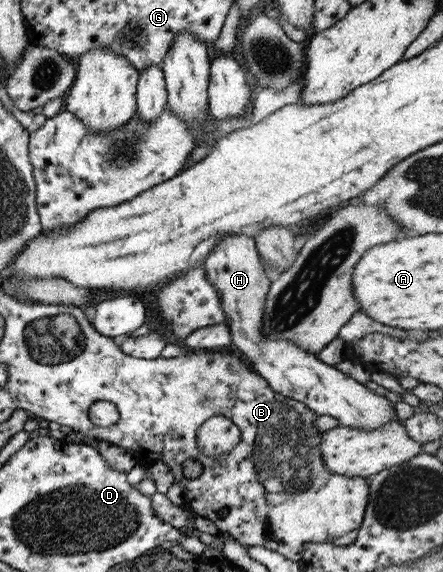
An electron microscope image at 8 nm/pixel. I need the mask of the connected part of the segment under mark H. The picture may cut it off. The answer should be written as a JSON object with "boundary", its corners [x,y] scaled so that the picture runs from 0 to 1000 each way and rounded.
{"boundary":[[[512,409],[463,451],[465,486],[490,507],[519,573],[521,598],[535,605],[569,645],[605,668],[616,685],[682,703],[722,726],[763,734],[763,745],[804,750],[856,750],[898,733],[889,706],[871,692],[837,685],[822,671],[731,635],[718,619],[695,615],[646,593],[616,593],[591,580],[600,516],[609,507],[607,481],[580,439],[571,414]]]}

